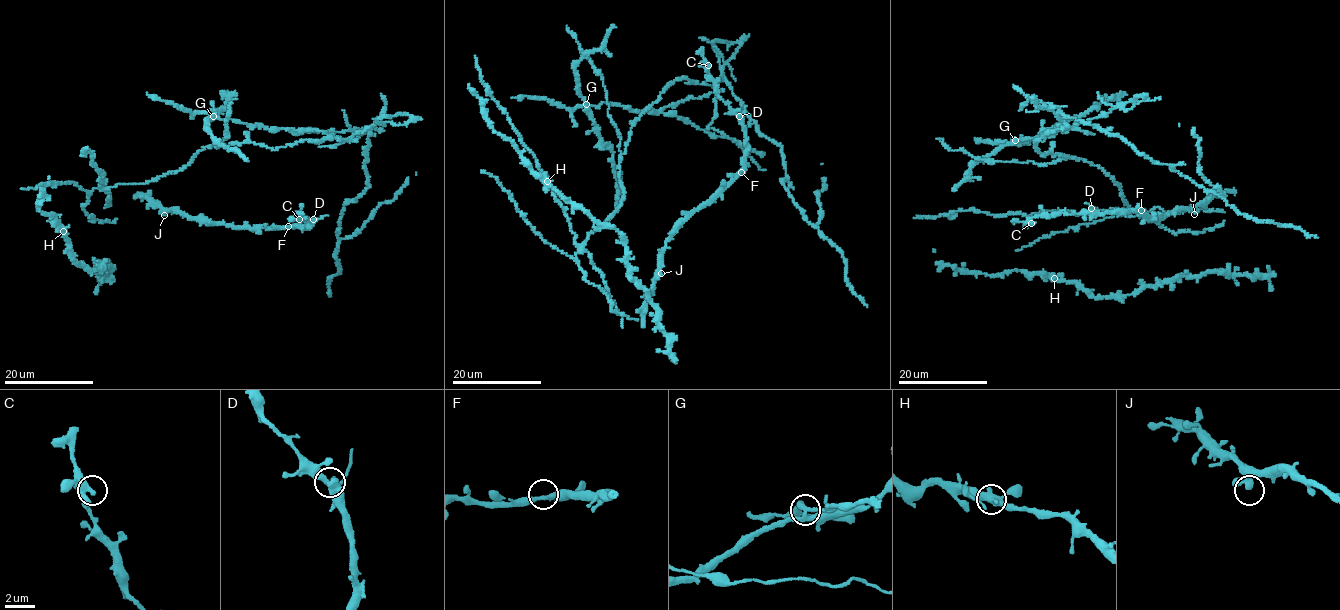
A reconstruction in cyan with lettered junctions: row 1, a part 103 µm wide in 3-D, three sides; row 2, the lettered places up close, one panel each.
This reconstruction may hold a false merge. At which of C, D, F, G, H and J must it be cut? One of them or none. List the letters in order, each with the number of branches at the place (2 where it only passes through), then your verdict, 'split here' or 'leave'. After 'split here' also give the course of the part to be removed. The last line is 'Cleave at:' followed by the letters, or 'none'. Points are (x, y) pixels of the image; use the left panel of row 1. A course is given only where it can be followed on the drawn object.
C: 4 branches meet; leave
D: 2 branches meet; leave
F: 3 branches meet; leave
G: 4 branches meet; split here; foreign part runs (213, 116), (347, 139), (211, 146), (141, 184), (21, 189)
H: 3 branches meet; leave
J: 2 branches meet; leave
Cleave at: G

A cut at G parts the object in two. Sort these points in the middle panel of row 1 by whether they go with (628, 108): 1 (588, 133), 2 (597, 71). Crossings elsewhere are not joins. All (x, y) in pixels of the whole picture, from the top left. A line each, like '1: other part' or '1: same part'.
1: other part
2: same part

